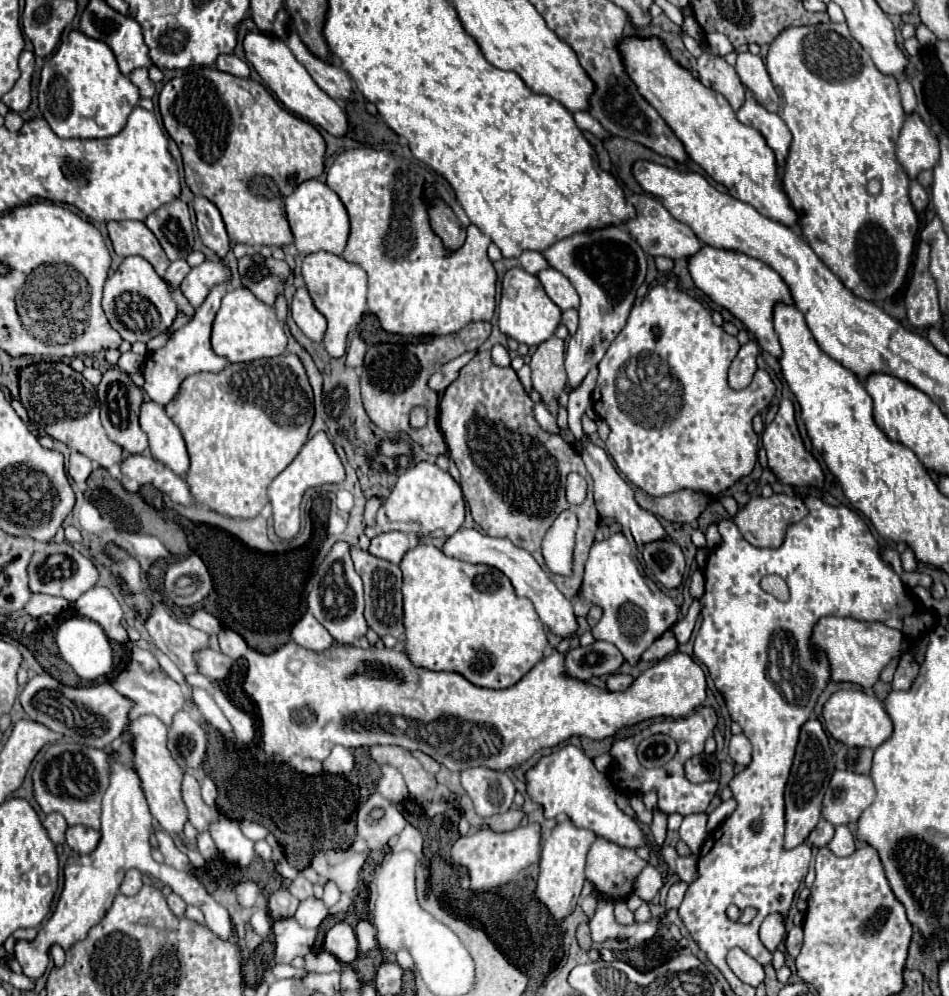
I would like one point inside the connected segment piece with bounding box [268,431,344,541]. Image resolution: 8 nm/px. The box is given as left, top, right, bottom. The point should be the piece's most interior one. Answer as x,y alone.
317,463

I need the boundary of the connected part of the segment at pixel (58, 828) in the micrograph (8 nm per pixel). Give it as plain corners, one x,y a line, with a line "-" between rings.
50,813
44,819
44,827
52,839
52,843
64,843
64,831
66,831
66,819
60,813

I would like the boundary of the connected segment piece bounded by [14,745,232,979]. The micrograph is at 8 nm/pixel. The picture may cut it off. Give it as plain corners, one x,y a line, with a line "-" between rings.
124,745
120,749
120,761
112,761
112,775
110,775
110,787
104,793
102,799
102,837
98,847
90,855
80,855
68,859
64,867
64,897
60,897
56,911
52,917
42,925
34,941
16,941
14,943
14,955
20,963
22,971
30,979
38,979
44,975
48,963
50,963
50,947
60,945
64,949
70,949
74,943
86,939
88,931
102,921
102,917
108,913
114,895
118,893
120,881
124,877
124,871
135,868
143,874
152,875
164,885
168,885
176,895
180,895
186,903
200,907
204,913
204,923
222,939
228,939
232,933
232,923
228,911
218,905
212,895
202,887
202,883
184,873
176,871
174,867
156,863
150,855
150,831
152,831
152,815
148,811
146,799
140,789
140,779
132,769
132,757
130,749

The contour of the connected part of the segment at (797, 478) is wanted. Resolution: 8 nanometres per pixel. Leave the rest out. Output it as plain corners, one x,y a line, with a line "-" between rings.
790,399
780,401
780,409
774,421
762,433
762,445
768,453
768,467
778,477
780,483
792,487
822,487
824,485
824,471
820,463
806,451
804,441
800,437
796,417
794,417
794,403

